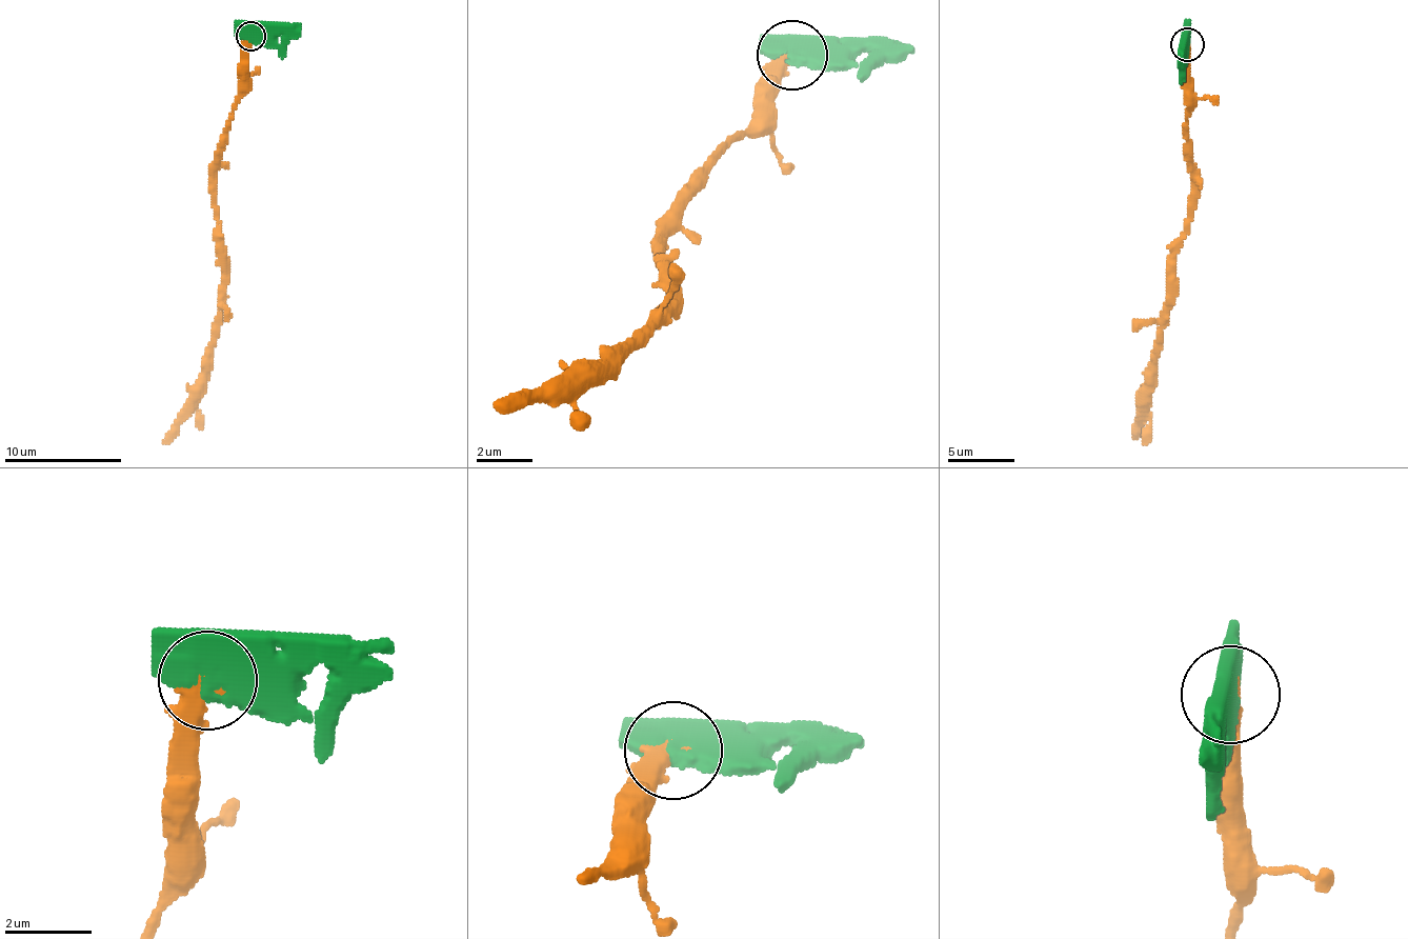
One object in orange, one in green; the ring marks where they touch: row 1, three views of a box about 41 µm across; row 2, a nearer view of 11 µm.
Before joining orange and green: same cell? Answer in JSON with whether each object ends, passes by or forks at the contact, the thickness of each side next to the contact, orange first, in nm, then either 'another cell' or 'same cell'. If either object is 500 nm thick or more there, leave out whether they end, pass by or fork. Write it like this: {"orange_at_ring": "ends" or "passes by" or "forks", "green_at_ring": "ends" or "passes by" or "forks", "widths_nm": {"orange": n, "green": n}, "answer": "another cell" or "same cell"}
{"widths_nm": {"orange": 480, "green": 600}, "answer": "another cell"}

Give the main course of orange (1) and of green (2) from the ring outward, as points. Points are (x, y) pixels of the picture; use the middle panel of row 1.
1: (790, 56), (768, 126), (728, 141), (669, 228), (644, 348), (568, 404), (491, 405)
2: (790, 56), (846, 58), (912, 45)

